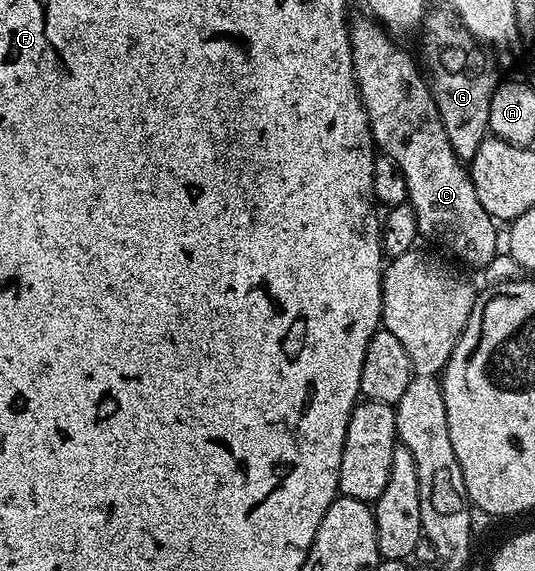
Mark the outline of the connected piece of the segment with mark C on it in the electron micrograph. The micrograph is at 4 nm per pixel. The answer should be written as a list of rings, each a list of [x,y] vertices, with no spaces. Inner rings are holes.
[[[353,18],[348,29],[356,87],[360,90],[360,100],[368,114],[372,140],[383,154],[389,155],[396,162],[402,177],[406,177],[408,202],[412,204],[414,217],[418,221],[419,238],[429,239],[434,246],[449,251],[468,267],[484,267],[496,255],[497,220],[492,219],[486,209],[482,209],[482,201],[478,201],[478,193],[474,193],[469,168],[457,157],[454,149],[450,149],[450,137],[446,137],[431,86],[426,82],[418,63],[416,68],[415,61],[375,19],[363,18]]]

